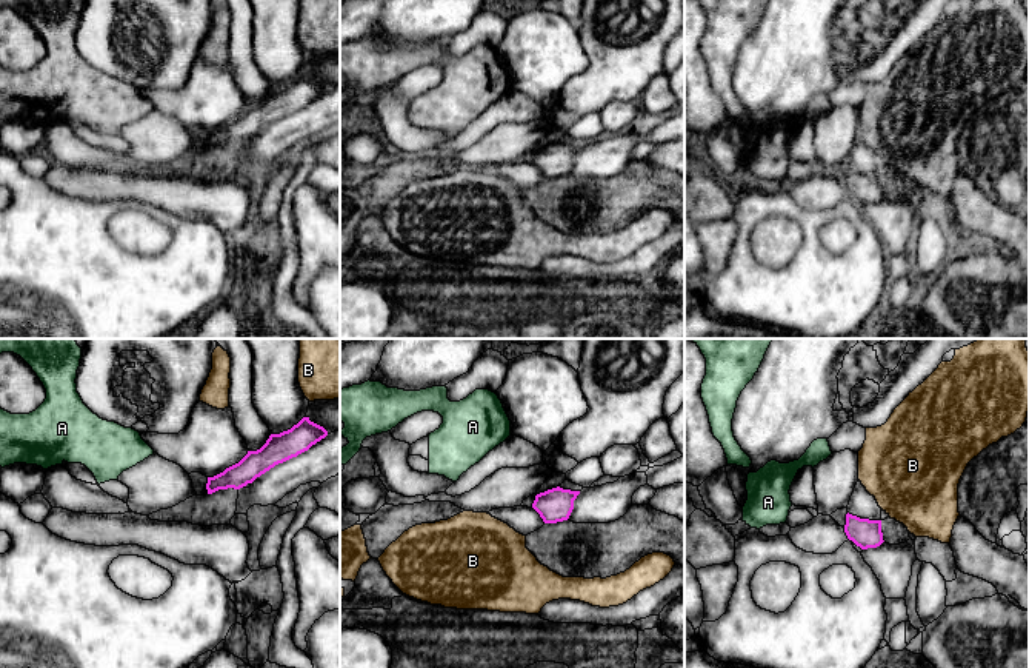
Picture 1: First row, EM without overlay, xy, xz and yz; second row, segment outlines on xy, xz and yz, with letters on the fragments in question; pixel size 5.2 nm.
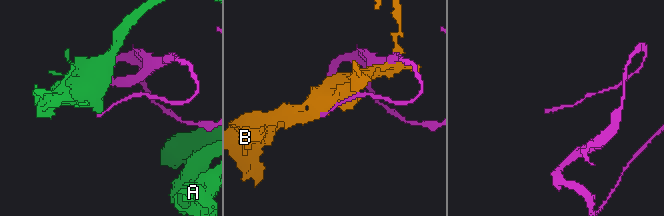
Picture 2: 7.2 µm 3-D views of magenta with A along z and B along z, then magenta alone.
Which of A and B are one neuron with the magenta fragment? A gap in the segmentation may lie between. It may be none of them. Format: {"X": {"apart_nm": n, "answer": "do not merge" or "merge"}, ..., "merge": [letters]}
{"A": {"apart_nm": 300, "answer": "do not merge"}, "B": {"apart_nm": 50, "answer": "do not merge"}, "merge": []}

